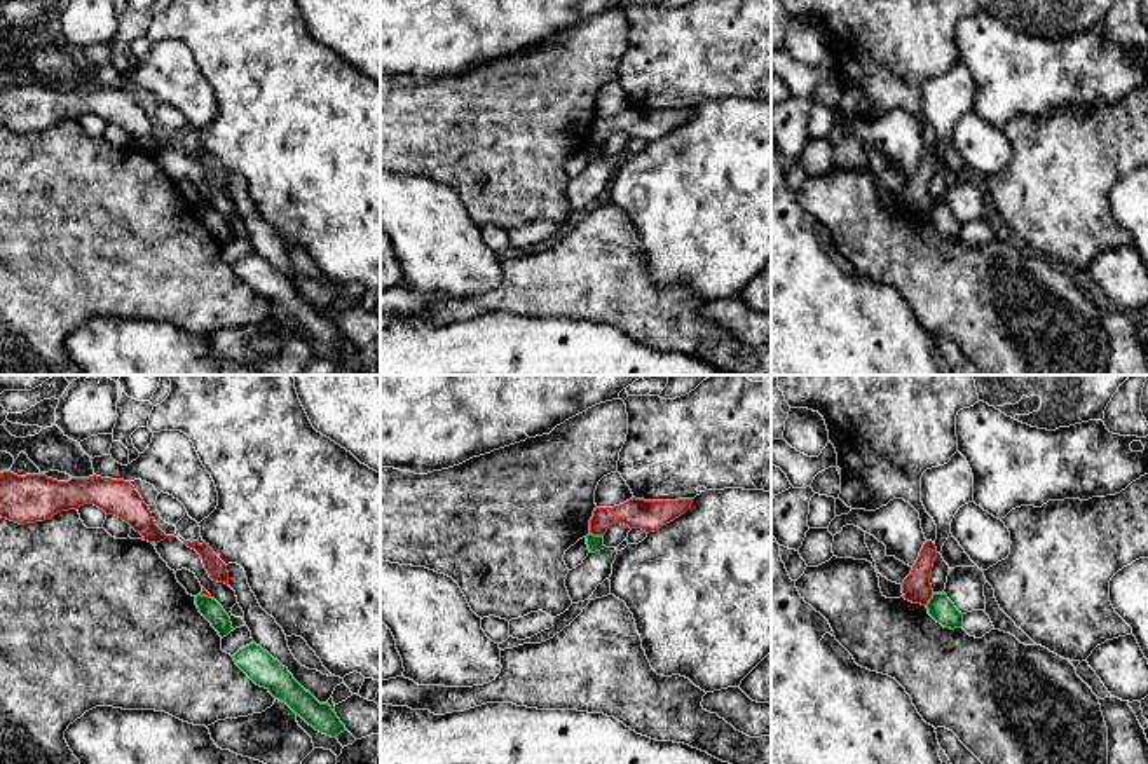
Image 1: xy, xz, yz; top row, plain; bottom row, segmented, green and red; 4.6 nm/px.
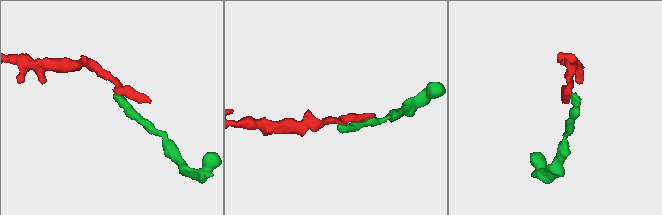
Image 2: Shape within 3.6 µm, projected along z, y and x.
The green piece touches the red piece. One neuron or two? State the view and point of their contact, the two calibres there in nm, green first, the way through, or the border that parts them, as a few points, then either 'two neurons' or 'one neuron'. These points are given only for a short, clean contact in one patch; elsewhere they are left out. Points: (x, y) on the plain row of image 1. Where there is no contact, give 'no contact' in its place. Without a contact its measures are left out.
contact xz (595, 145); calibres 80 and 140 nm; border xz (590, 142), (601, 145); two neurons

